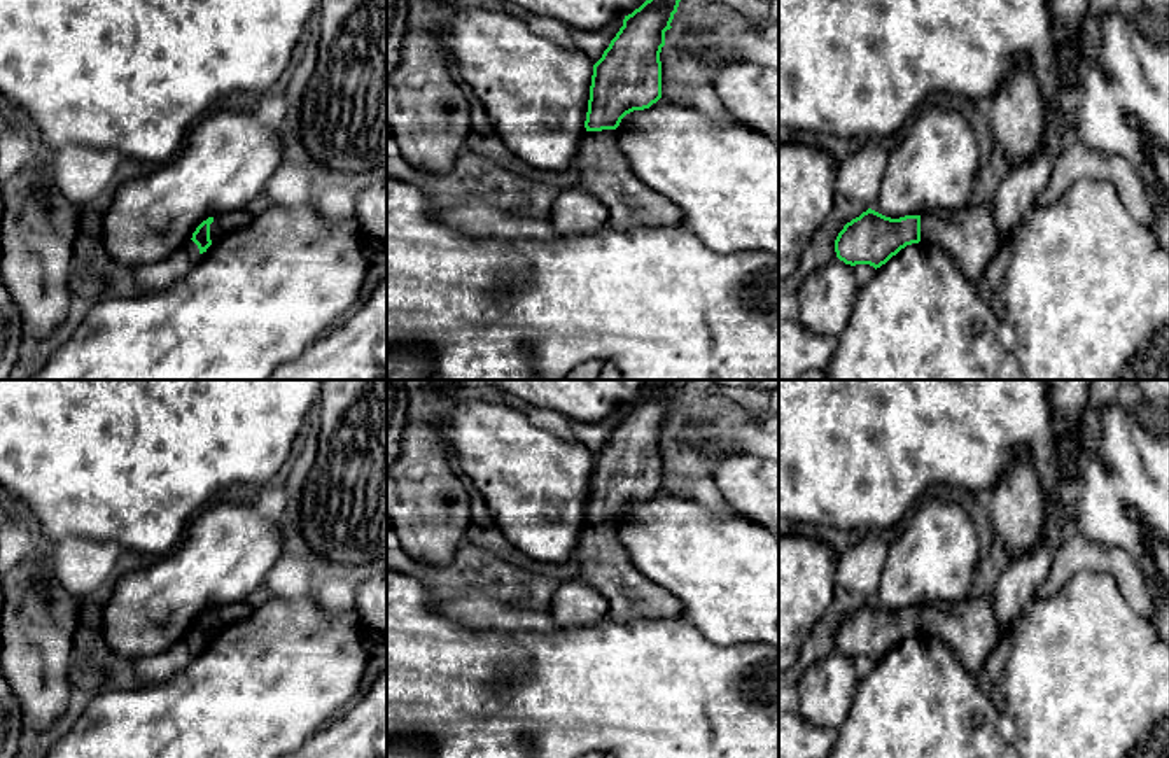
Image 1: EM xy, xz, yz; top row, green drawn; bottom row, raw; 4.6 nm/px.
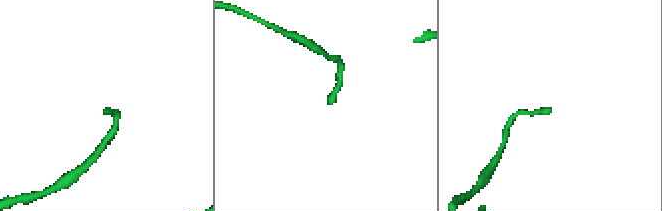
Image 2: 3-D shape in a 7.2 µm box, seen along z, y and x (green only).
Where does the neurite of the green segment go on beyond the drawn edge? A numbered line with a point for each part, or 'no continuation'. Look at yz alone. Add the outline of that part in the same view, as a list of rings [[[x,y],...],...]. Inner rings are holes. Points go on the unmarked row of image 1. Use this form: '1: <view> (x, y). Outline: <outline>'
1: yz (968, 627). Outline: [[[992,593],[920,607],[920,634],[945,642],[962,667],[976,677],[1001,639]]]

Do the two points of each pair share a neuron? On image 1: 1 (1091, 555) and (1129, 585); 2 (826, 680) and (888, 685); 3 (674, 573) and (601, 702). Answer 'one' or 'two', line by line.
1: one
2: two
3: two

